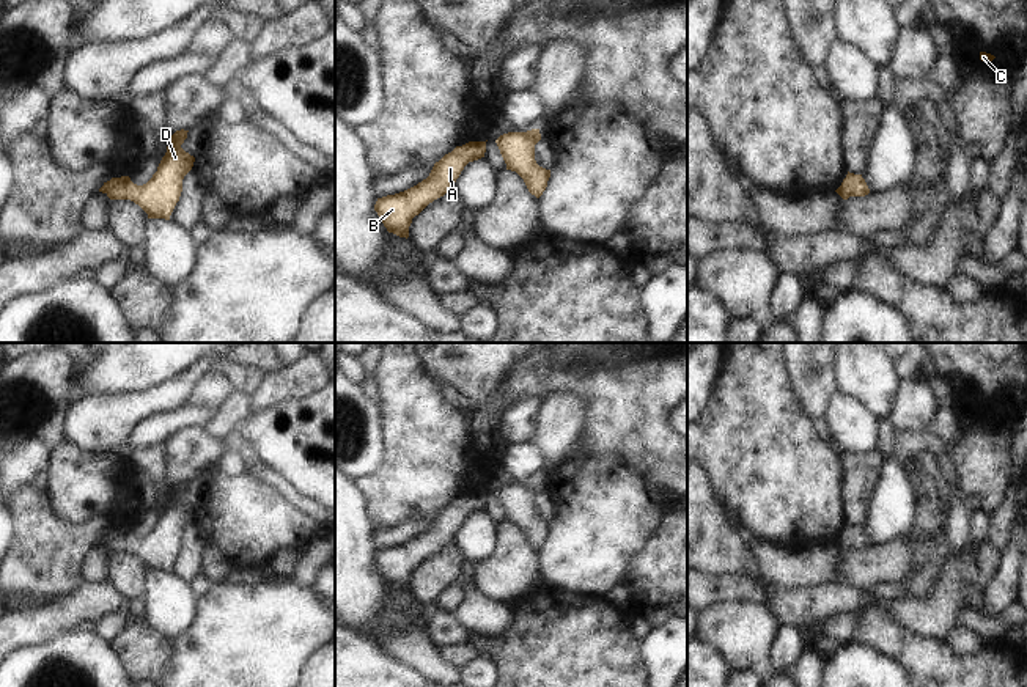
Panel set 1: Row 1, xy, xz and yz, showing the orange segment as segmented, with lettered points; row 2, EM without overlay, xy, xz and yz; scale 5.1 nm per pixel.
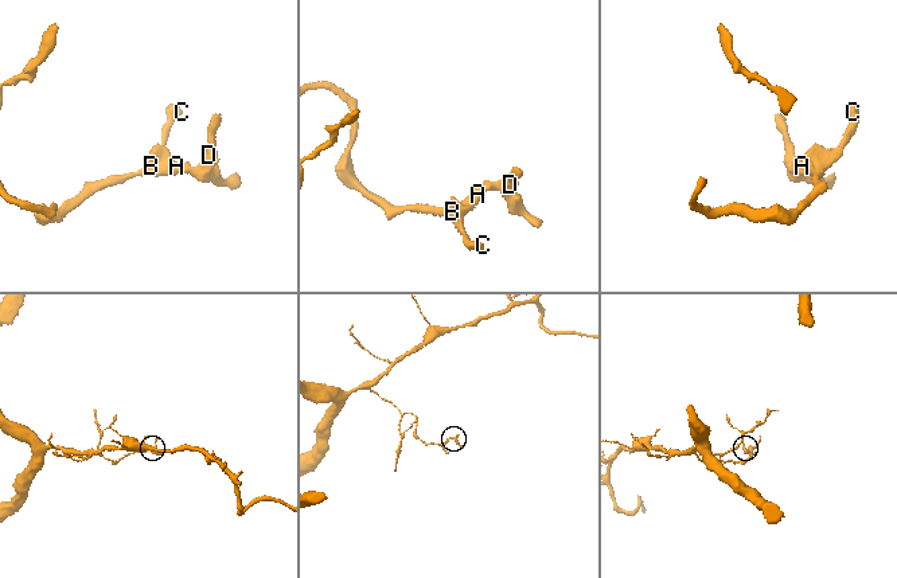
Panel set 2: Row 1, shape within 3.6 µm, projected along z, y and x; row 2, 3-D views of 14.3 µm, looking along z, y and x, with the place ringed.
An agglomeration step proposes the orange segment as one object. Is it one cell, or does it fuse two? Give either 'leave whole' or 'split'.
leave whole

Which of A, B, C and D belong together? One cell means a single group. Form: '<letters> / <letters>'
A B C D

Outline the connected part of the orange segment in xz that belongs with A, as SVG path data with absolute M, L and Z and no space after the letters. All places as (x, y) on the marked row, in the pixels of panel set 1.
M469 141L456 146L434 163L429 176L417 186L377 198L374 211L388 233L409 237L412 219L429 203L453 190L456 179L469 162L484 157L486 141Z

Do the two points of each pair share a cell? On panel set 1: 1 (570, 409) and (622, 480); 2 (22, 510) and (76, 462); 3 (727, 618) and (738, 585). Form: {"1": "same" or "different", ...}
{"1": "different", "2": "different", "3": "different"}

